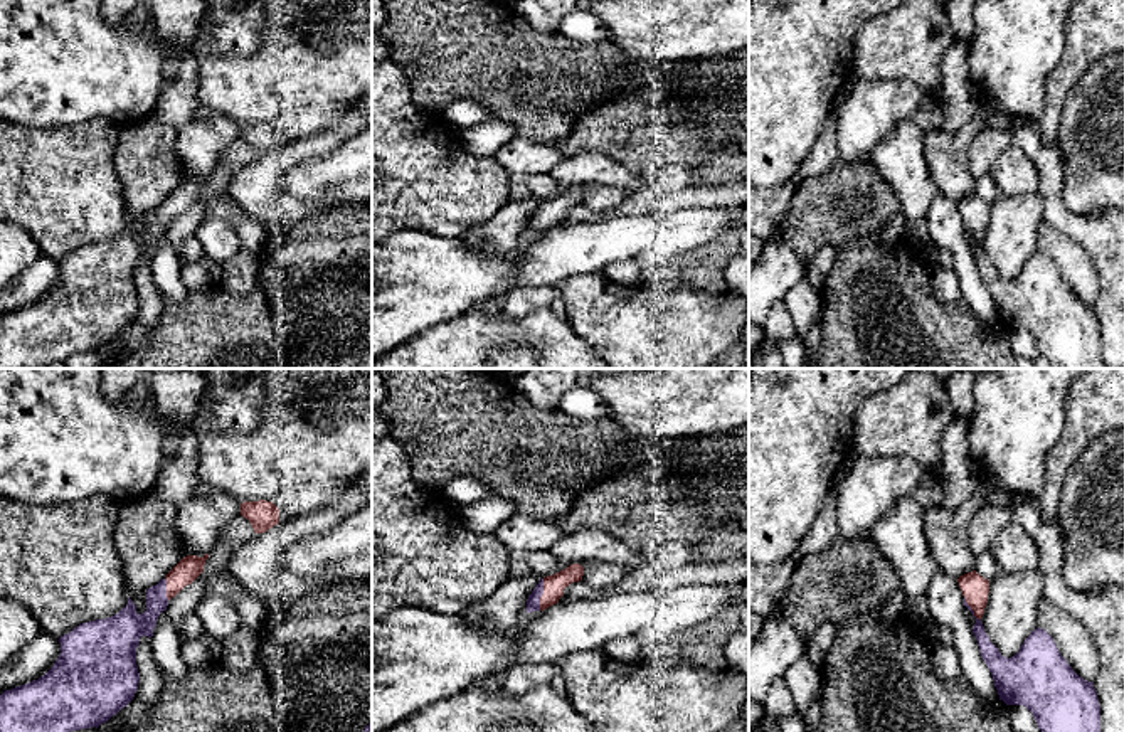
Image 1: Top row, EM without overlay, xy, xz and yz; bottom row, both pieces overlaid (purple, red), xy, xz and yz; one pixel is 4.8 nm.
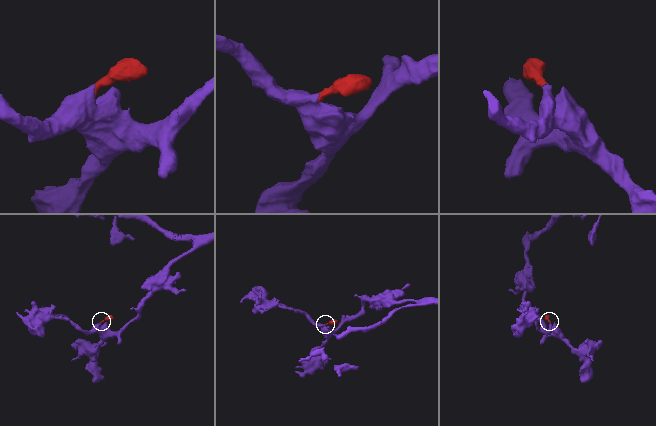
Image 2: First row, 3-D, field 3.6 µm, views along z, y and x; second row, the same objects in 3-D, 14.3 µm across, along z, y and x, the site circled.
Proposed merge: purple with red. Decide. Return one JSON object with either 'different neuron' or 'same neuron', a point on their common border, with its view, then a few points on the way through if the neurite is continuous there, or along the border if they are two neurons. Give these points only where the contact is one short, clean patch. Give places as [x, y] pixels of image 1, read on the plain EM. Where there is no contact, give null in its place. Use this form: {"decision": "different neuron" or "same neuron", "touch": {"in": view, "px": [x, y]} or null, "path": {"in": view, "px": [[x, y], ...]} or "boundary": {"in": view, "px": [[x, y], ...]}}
{"decision": "same neuron", "touch": {"in": "xz", "px": [542, 216]}, "path": {"in": "xz", "px": [[534, 222], [542, 216], [554, 209]]}}

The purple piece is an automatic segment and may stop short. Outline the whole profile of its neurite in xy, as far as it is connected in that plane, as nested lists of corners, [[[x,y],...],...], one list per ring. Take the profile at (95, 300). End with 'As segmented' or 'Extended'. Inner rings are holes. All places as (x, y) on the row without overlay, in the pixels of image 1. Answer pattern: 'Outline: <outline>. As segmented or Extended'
Outline: [[[209,177],[183,180],[156,209],[146,212],[146,234],[138,237],[135,225],[114,239],[82,246],[59,261],[61,278],[54,289],[39,303],[5,313],[0,318],[0,369],[45,369],[67,362],[74,353],[99,350],[125,332],[140,306],[136,271],[141,259],[153,259],[158,239],[168,224],[202,195]]]. Extended

